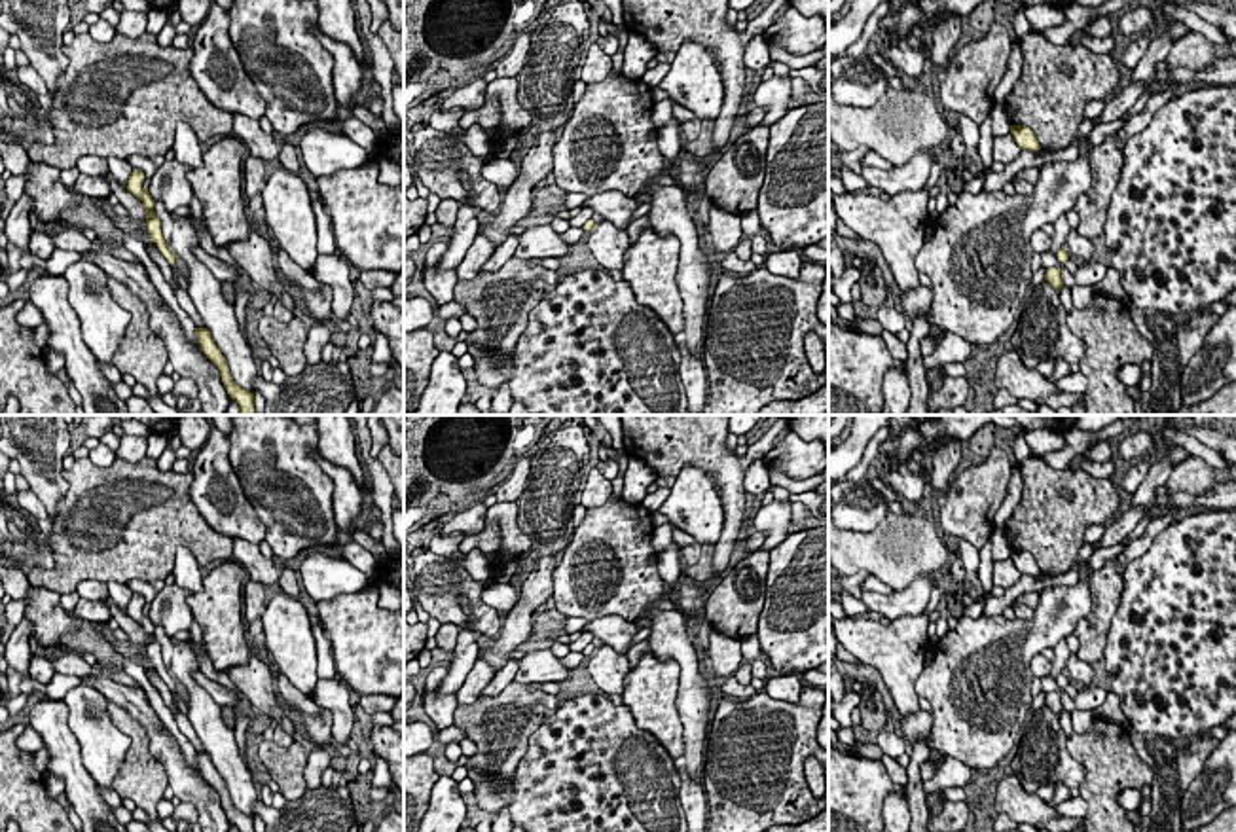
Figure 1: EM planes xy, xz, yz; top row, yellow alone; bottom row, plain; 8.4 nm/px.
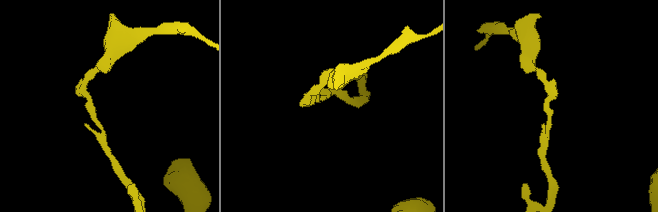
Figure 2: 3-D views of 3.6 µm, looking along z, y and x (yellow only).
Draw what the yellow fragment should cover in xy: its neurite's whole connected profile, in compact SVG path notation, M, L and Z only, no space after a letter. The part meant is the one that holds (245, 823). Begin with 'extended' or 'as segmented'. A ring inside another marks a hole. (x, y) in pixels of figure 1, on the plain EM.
as segmented; M195 752L195 760L197 760L201 775L220 794L220 802L222 802L222 807L224 807L227 819L239 828L239 832L254 832L254 817L241 813L233 805L227 787L222 781L220 773L216 771L210 756L207 752Z

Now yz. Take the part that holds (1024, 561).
as segmented; M1010 550L1010 559L1020 574L1039 576L1043 572L1035 557L1026 550Z

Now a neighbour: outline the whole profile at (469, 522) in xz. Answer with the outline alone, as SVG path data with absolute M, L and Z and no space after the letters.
M483 502L474 504L468 510L461 510L442 527L440 534L463 533L466 536L478 536L483 531L487 510L489 508Z

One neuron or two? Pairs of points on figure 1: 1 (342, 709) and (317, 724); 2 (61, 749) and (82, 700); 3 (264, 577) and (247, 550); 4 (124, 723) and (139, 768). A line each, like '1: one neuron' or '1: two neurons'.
1: two neurons
2: two neurons
3: one neuron
4: one neuron

